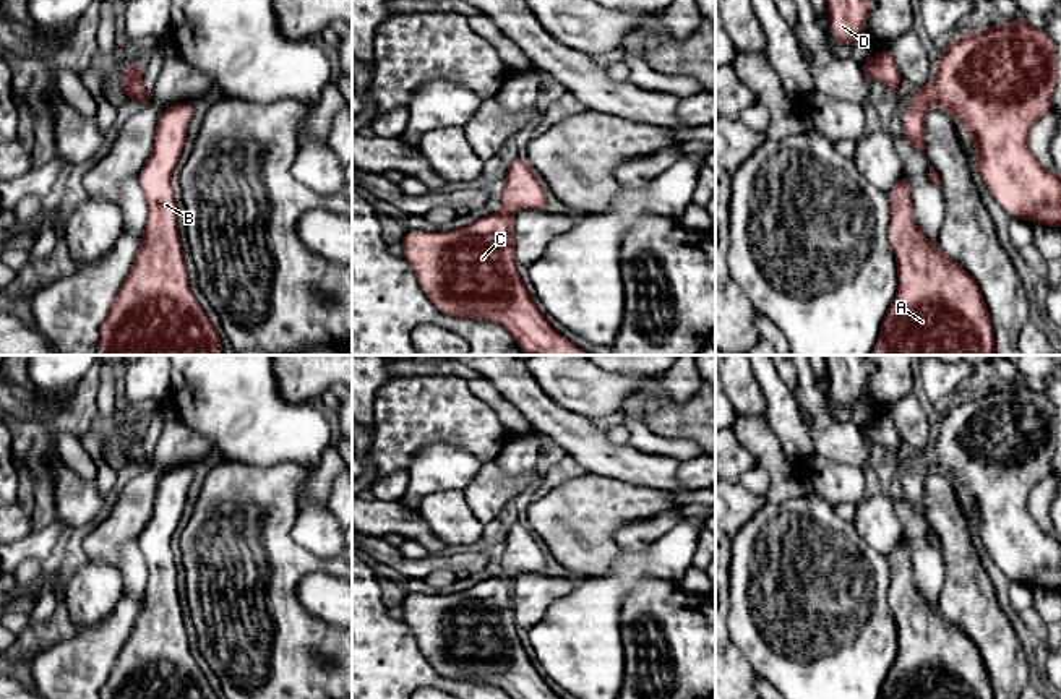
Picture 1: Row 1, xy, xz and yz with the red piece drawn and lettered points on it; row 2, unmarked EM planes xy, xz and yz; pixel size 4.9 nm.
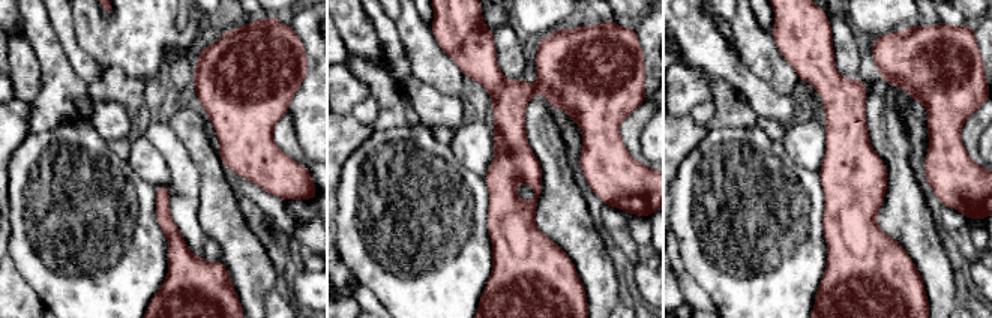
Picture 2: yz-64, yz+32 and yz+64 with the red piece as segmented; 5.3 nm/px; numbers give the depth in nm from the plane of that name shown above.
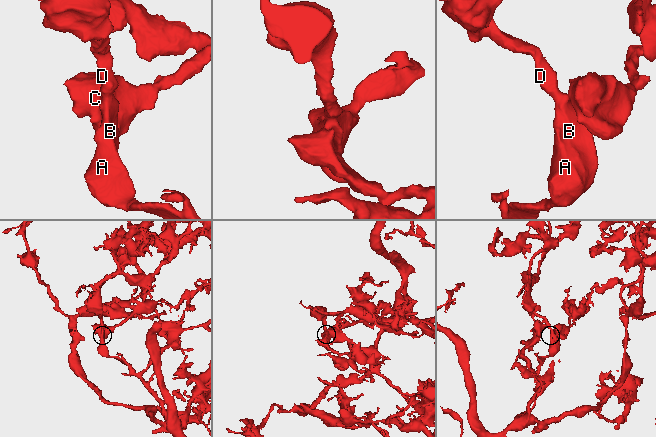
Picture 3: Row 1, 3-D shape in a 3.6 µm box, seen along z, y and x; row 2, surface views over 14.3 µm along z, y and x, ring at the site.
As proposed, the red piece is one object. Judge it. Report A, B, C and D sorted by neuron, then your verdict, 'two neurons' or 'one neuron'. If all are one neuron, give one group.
groups A B C D; one neuron

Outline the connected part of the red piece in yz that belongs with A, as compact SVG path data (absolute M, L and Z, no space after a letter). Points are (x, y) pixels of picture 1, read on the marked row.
M905 174L887 198L899 289L870 355L994 355L996 337L983 292L918 229Z

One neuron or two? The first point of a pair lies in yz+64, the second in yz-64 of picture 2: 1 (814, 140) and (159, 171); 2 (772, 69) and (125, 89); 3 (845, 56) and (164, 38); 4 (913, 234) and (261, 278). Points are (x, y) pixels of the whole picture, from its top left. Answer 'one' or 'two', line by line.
1: one
2: one
3: two
4: one

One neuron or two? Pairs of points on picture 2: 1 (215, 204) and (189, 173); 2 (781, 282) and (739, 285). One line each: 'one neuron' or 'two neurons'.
1: two neurons
2: one neuron

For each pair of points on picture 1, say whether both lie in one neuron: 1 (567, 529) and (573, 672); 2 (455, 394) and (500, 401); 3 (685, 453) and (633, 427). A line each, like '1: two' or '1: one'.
1: two
2: two
3: one

